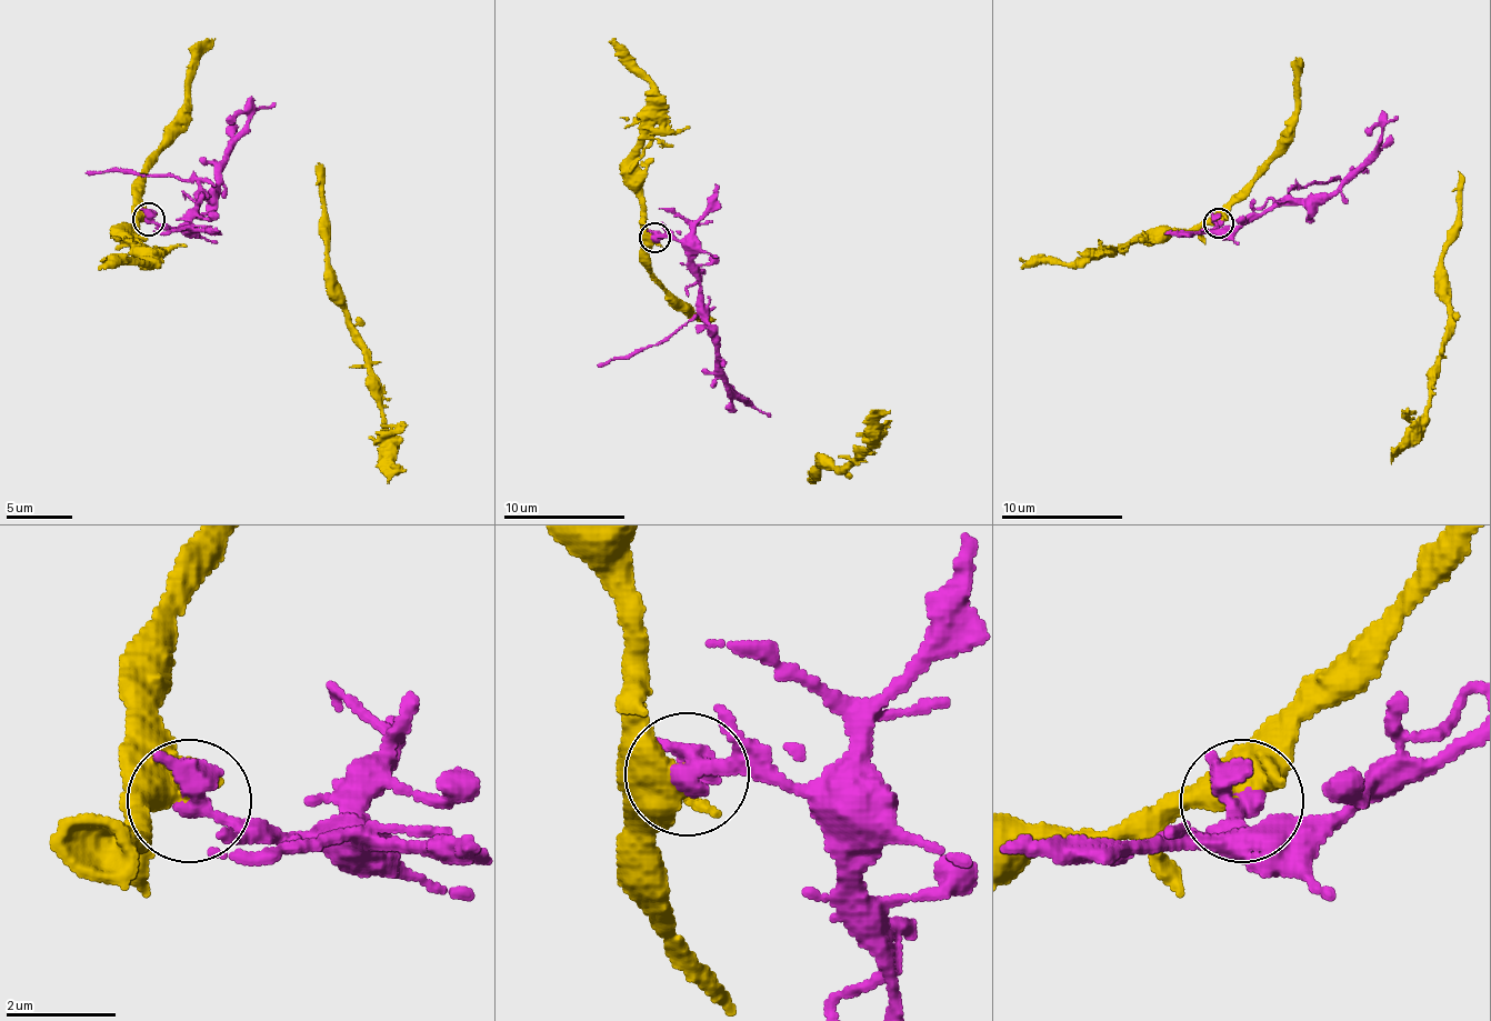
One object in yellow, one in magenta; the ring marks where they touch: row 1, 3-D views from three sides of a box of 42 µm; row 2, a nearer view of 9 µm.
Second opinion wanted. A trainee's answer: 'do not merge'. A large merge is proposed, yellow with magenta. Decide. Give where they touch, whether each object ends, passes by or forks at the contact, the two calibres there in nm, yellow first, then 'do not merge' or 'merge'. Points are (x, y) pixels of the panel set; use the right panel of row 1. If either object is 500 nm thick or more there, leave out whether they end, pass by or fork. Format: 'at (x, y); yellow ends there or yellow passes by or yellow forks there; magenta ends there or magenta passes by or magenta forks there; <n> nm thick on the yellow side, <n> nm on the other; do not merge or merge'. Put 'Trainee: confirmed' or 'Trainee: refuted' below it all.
at (1218, 222); yellow passes by; magenta passes by; 380 nm thick on the yellow side, 360 nm on the other; do not merge
Trainee: confirmed

